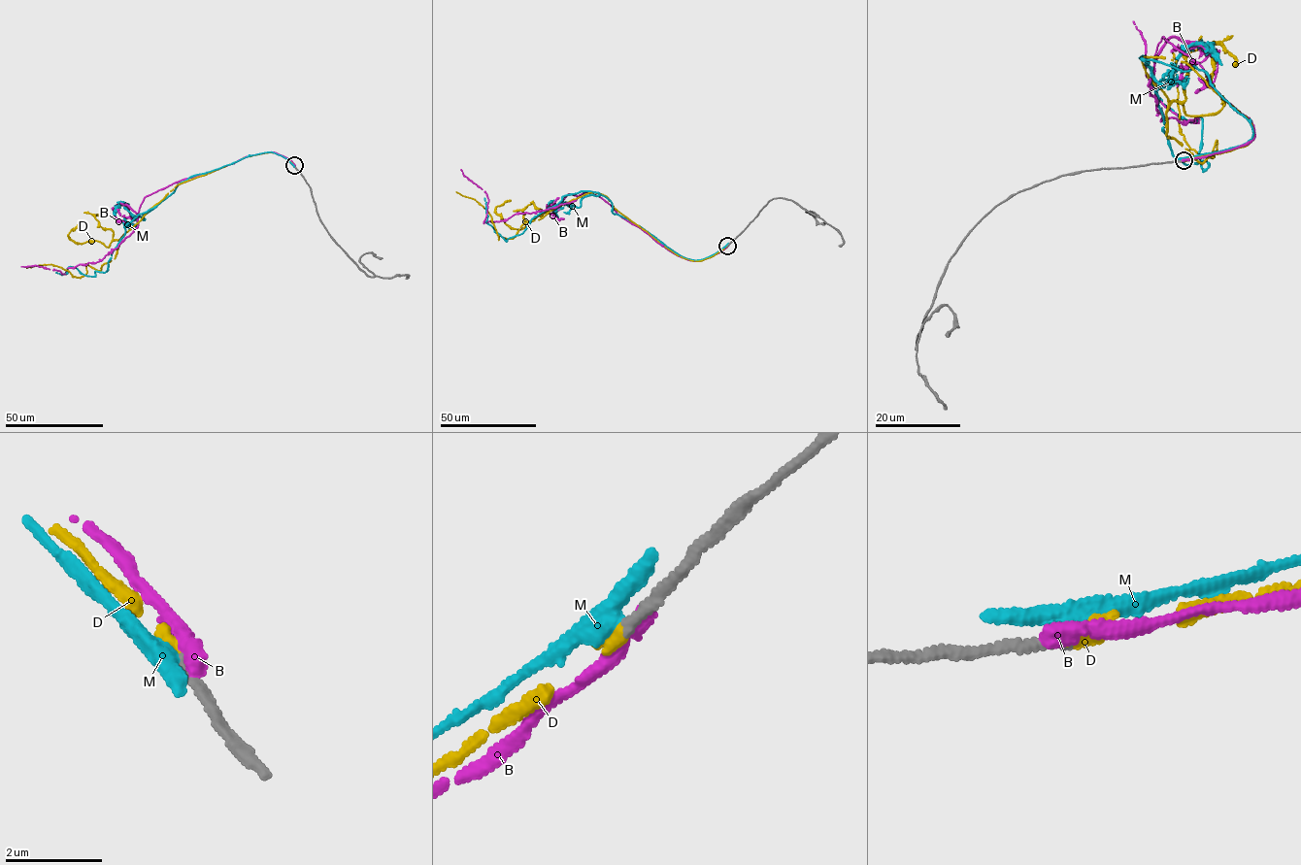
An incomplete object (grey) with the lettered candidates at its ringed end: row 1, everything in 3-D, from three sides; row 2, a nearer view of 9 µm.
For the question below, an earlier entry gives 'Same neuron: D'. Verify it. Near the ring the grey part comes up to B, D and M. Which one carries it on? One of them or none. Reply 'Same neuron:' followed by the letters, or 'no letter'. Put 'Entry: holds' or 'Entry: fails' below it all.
Same neuron: D
Entry: holds

